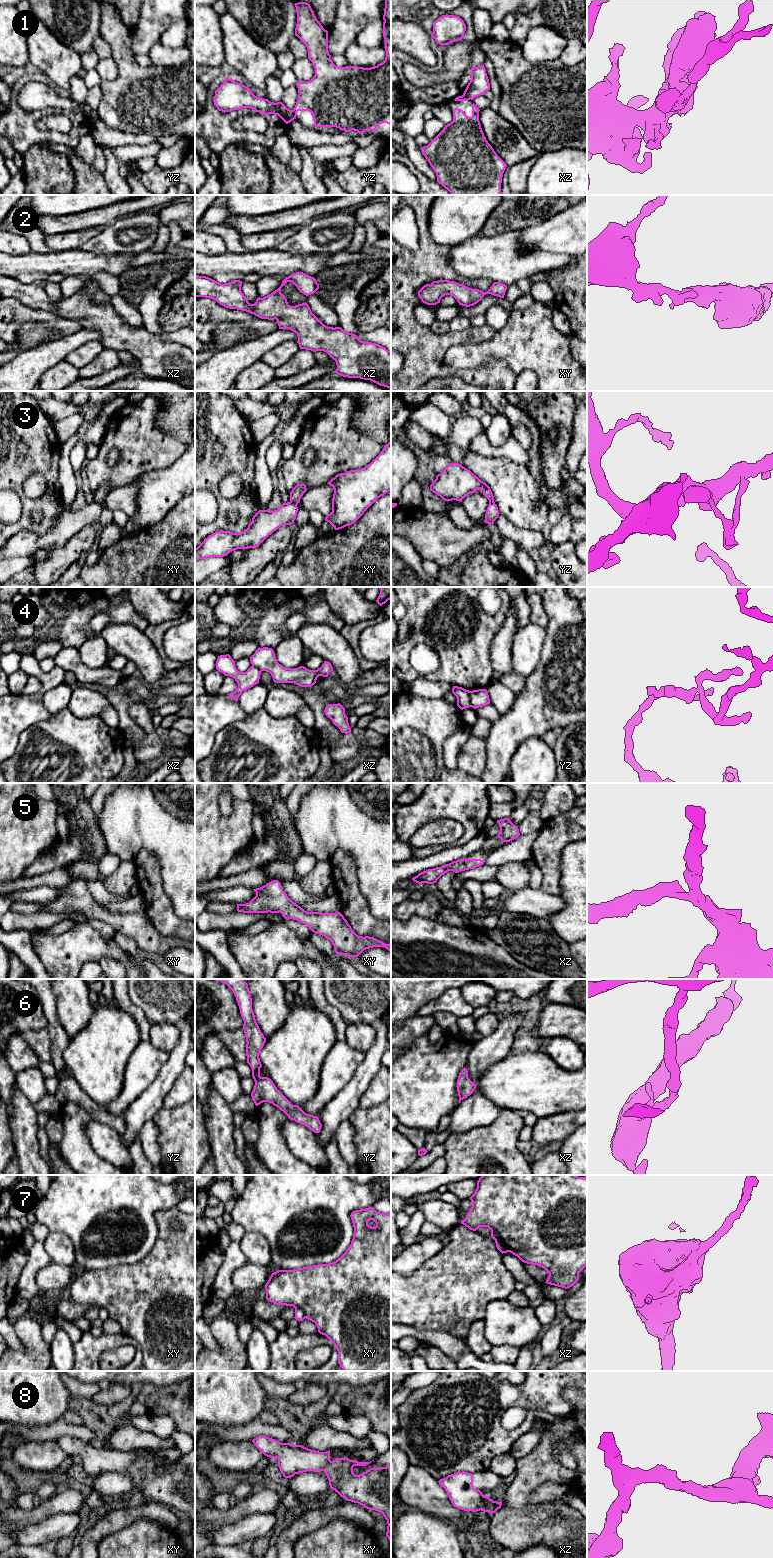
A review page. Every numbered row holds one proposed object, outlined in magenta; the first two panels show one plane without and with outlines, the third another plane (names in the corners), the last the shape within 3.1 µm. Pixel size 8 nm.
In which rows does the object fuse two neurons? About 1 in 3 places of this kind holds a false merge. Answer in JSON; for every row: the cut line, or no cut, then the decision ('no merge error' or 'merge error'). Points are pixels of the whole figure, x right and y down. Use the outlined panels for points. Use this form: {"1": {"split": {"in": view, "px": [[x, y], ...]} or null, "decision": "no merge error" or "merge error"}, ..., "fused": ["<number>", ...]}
{"1": {"split": {"in": "yz", "px": [[292, 110], [295, 118]]}, "decision": "merge error"}, "2": {"split": null, "decision": "no merge error"}, "3": {"split": {"in": "xy", "px": [[290, 501], [296, 506]]}, "decision": "merge error"}, "4": {"split": {"in": "yz", "px": [[471, 691], [470, 706]]}, "decision": "merge error"}, "5": {"split": null, "decision": "no merge error"}, "6": {"split": null, "decision": "no merge error"}, "7": {"split": {"in": "xz", "px": [[491, 1231], [497, 1233], [508, 1251]]}, "decision": "merge error"}, "8": {"split": null, "decision": "no merge error"}, "fused": ["1", "3", "4", "7"]}

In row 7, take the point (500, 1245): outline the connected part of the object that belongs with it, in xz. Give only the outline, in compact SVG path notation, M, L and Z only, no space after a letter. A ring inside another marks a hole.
M496 1231L491 1232L491 1237L495 1240L497 1249L503 1254L507 1253L508 1249L505 1244L501 1241L498 1233Z

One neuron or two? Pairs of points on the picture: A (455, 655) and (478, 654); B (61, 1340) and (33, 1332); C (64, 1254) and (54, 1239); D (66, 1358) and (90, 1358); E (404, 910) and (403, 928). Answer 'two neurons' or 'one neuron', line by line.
A: one neuron
B: two neurons
C: one neuron
D: two neurons
E: two neurons

